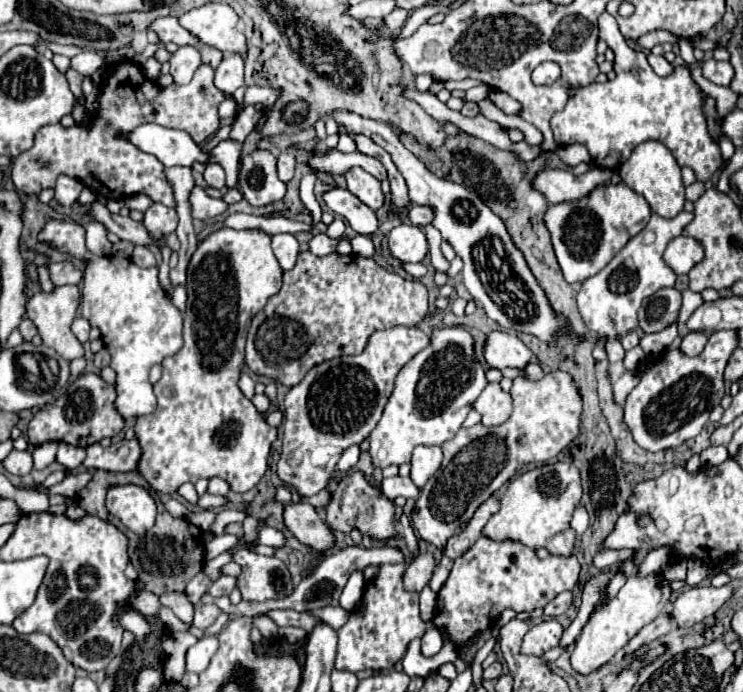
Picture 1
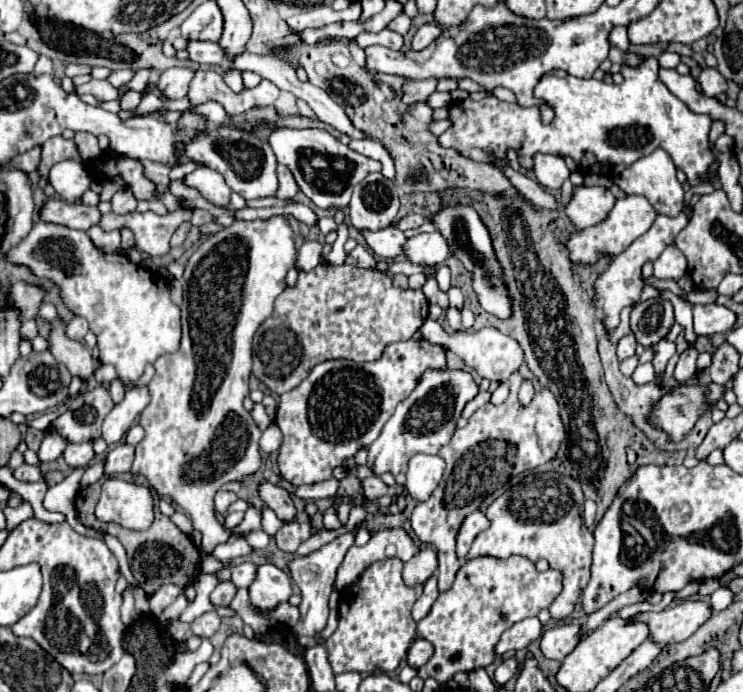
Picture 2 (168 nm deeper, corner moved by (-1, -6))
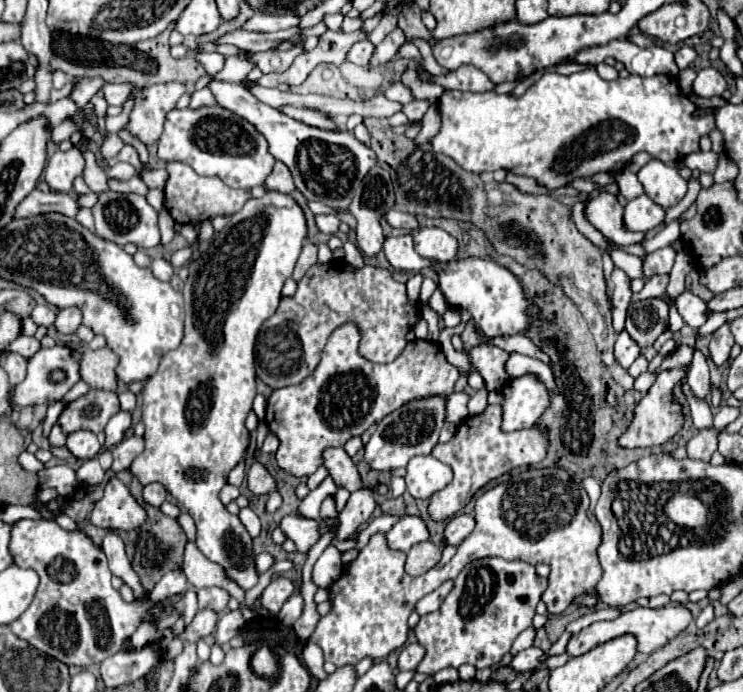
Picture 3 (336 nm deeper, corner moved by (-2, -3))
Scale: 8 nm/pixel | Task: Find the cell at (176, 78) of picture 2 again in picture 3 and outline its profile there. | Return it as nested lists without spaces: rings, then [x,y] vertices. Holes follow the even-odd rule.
[[[167,82],[143,90],[133,90],[129,96],[135,98],[135,106],[129,114],[125,130],[139,138],[145,146],[151,146],[153,142],[159,140],[163,132],[165,114],[175,108],[183,92],[185,84],[181,82]]]

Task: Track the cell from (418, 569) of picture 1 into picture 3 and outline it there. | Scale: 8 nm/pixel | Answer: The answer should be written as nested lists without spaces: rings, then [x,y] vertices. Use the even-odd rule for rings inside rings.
[[[425,540],[425,542],[415,544],[407,552],[405,570],[411,576],[419,576],[419,574],[425,574],[427,570],[431,570],[433,566],[437,566],[439,560],[441,560],[441,546],[433,544],[431,540]]]

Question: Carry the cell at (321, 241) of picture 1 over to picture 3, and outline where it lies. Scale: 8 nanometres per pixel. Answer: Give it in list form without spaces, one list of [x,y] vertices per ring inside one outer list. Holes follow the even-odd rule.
[[[307,242],[307,244],[303,246],[303,250],[301,250],[301,254],[299,254],[297,264],[295,264],[293,280],[299,282],[299,280],[305,276],[305,272],[307,272],[315,262],[317,262],[317,246],[311,244],[311,242]]]

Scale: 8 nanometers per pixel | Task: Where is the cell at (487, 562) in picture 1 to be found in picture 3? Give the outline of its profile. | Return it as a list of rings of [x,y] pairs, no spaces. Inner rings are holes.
[[[481,558],[467,564],[455,578],[453,590],[443,600],[437,612],[421,616],[415,626],[415,636],[425,648],[425,658],[419,662],[417,672],[433,676],[435,672],[461,664],[473,664],[475,668],[497,668],[501,658],[511,650],[513,640],[531,626],[535,616],[535,606],[541,600],[543,590],[547,588],[547,578],[535,574],[535,568],[523,560],[505,560],[505,558]]]

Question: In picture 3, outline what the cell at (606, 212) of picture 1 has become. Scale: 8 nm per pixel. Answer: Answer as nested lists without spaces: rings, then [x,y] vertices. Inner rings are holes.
[[[647,194],[633,198],[625,206],[625,226],[633,232],[649,232],[661,226],[665,220],[665,210],[655,204]]]

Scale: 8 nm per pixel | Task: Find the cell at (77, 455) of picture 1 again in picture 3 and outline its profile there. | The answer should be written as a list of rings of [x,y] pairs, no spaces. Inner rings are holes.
[[[77,430],[77,432],[67,434],[67,448],[79,460],[89,460],[89,458],[95,458],[99,454],[101,444],[97,442],[97,436],[93,432]]]

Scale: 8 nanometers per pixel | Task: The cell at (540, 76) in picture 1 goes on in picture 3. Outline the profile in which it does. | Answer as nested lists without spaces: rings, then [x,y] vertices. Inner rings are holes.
[[[583,70],[583,72],[573,72],[569,76],[563,76],[563,74],[557,74],[557,72],[545,72],[535,84],[531,84],[521,96],[513,96],[513,94],[503,94],[499,96],[497,92],[483,92],[483,94],[477,94],[477,92],[461,92],[461,90],[445,90],[437,102],[437,108],[439,108],[439,114],[441,114],[441,120],[443,120],[443,126],[441,126],[441,132],[433,138],[431,146],[435,152],[441,152],[445,156],[451,156],[463,170],[467,172],[495,172],[499,168],[507,170],[507,172],[513,172],[517,176],[529,176],[529,178],[535,178],[537,184],[545,186],[547,190],[557,190],[557,188],[567,188],[573,180],[577,178],[583,178],[583,180],[591,180],[593,174],[599,174],[599,172],[619,172],[625,168],[625,164],[641,150],[649,152],[653,158],[661,160],[661,162],[671,162],[671,160],[683,160],[687,154],[691,152],[697,152],[699,150],[699,138],[709,134],[713,128],[715,128],[715,118],[713,116],[703,116],[703,118],[693,118],[693,110],[695,110],[695,104],[681,92],[679,84],[675,78],[671,76],[665,76],[665,74],[657,74],[657,76],[651,76],[651,78],[641,78],[641,76],[629,76],[629,78],[617,78],[613,82],[607,82],[603,78],[599,78],[599,74],[593,74],[593,70]]]

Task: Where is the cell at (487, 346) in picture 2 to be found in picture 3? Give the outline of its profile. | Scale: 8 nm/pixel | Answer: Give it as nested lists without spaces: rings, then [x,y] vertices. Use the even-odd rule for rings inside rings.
[[[479,344],[475,346],[471,352],[471,364],[473,368],[485,378],[485,386],[487,390],[499,390],[499,386],[503,386],[503,382],[507,382],[507,374],[505,374],[505,360],[509,358],[509,354],[497,346],[485,346]]]

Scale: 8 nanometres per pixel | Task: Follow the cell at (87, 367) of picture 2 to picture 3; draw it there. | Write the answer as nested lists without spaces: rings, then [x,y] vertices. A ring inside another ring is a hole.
[[[69,344],[73,350],[79,350],[81,358],[81,378],[89,384],[91,390],[115,390],[117,374],[115,368],[119,364],[119,356],[109,348],[89,350],[81,344]]]

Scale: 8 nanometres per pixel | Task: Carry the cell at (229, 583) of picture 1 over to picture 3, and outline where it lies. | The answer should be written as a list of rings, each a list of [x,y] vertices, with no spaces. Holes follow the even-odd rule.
[[[213,586],[213,588],[197,590],[197,598],[199,598],[199,608],[211,608],[215,612],[225,612],[231,596],[227,590]]]

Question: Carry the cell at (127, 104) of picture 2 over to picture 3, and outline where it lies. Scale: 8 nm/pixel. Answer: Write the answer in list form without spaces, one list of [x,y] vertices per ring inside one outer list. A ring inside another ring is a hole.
[[[201,106],[197,110],[171,110],[159,140],[157,156],[165,162],[183,162],[201,176],[217,176],[231,188],[253,188],[265,184],[275,158],[267,150],[267,140],[253,124],[221,106]]]

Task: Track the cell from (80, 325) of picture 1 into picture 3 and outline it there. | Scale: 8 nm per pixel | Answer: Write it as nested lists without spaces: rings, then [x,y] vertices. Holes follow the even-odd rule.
[[[63,308],[57,312],[55,316],[55,328],[61,334],[73,334],[77,330],[77,326],[81,324],[81,314],[77,308]]]

